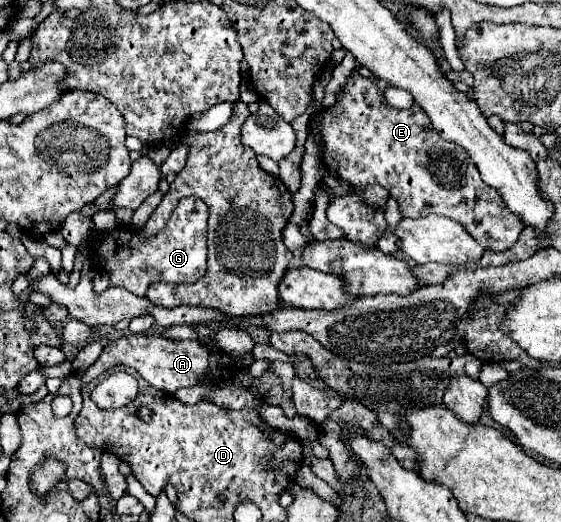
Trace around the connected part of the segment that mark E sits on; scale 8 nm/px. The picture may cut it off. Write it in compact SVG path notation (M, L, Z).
M352 73L338 101L326 109L320 129L324 165L352 187L352 191L340 197L332 193L328 209L330 223L336 223L346 239L366 247L376 246L388 225L384 212L363 201L362 189L382 185L398 201L402 217L424 217L430 213L448 217L458 221L490 251L506 251L518 241L524 229L520 219L510 213L500 193L482 181L468 151L444 141L418 105L412 109L390 107L370 79Z

